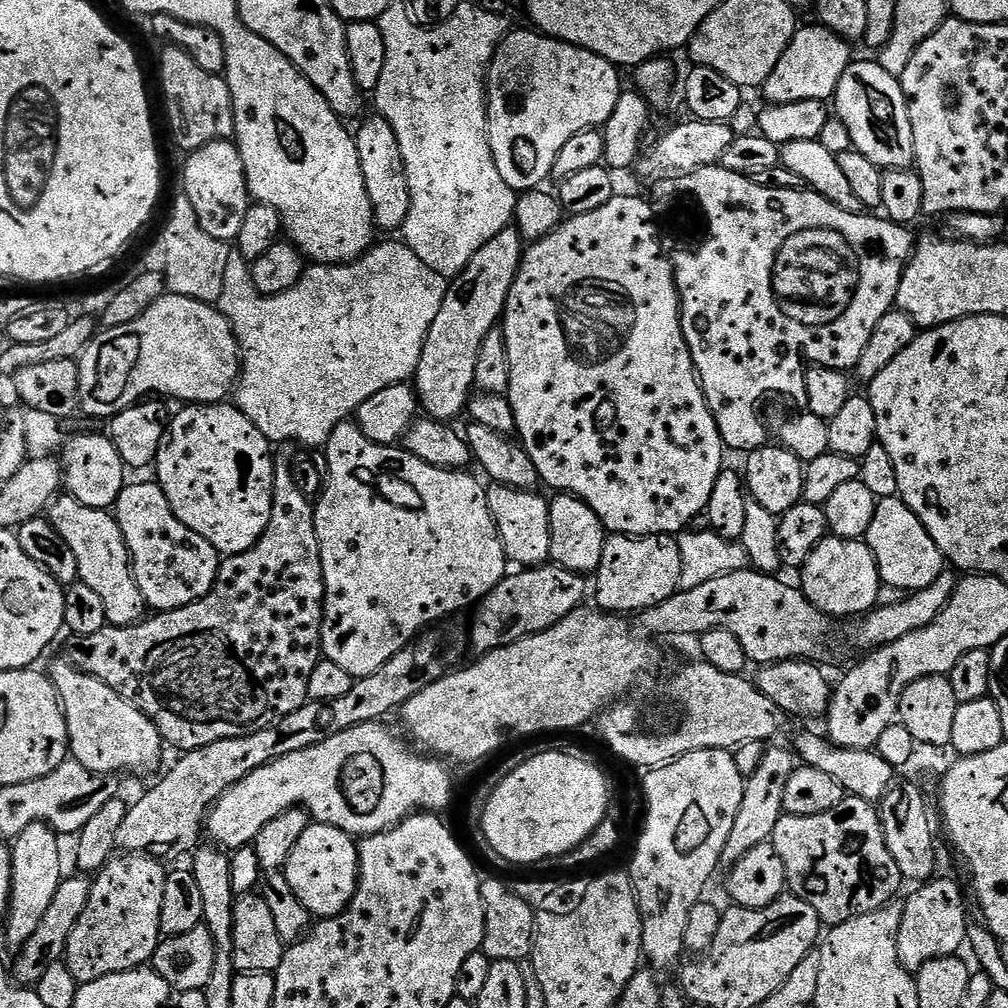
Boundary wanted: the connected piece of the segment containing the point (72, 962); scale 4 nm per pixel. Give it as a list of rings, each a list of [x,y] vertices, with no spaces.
[[[116,854],[95,873],[86,910],[68,939],[66,963],[77,985],[115,972],[131,972],[151,961],[162,939],[162,890],[168,877],[159,862],[152,854]]]

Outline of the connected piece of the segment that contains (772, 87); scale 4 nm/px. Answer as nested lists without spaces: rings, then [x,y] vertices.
[[[823,26],[816,28],[797,27],[792,41],[786,46],[782,58],[778,58],[778,66],[766,78],[762,85],[765,101],[768,104],[785,104],[786,102],[806,102],[807,100],[831,101],[838,90],[838,82],[842,74],[846,74],[848,65],[853,63],[854,55],[849,41],[843,40]]]

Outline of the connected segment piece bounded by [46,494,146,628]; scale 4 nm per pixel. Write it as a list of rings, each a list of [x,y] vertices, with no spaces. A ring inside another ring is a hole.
[[[60,494],[52,501],[46,519],[62,534],[62,538],[66,538],[70,550],[74,550],[78,558],[79,583],[90,586],[90,590],[101,596],[109,625],[128,628],[145,619],[146,605],[142,590],[138,590],[138,582],[132,573],[132,559],[115,515],[102,508],[82,506],[82,502],[73,496]]]

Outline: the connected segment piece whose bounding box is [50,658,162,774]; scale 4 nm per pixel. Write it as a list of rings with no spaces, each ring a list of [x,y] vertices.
[[[64,658],[50,669],[50,675],[64,707],[71,759],[91,772],[125,774],[148,768],[159,758],[162,749],[160,731],[149,716],[126,702],[126,698],[110,690],[110,686],[98,678],[79,672]]]

